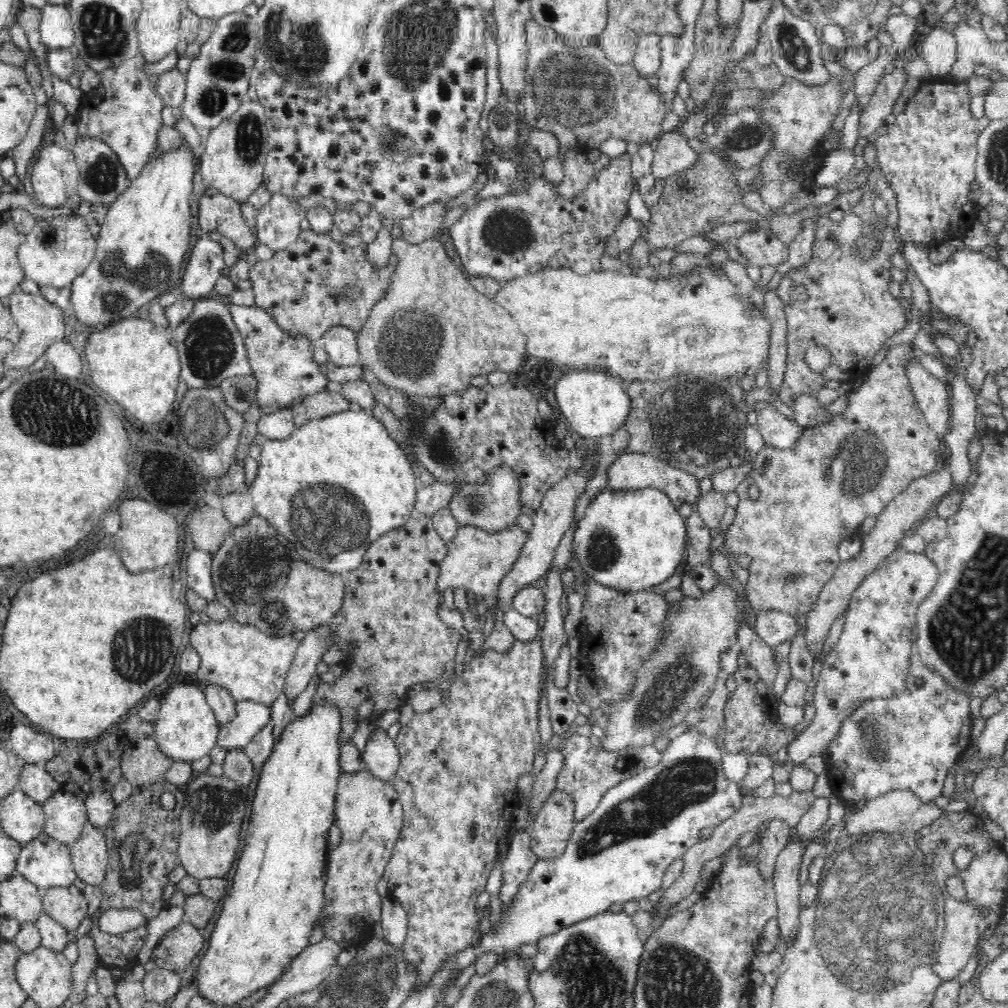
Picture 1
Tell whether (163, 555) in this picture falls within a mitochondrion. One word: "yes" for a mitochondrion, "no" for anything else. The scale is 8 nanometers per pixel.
no

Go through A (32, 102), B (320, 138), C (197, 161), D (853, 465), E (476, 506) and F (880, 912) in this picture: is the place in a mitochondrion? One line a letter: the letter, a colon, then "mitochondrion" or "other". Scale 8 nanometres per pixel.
A: other
B: other
C: other
D: mitochondrion
E: mitochondrion
F: mitochondrion

